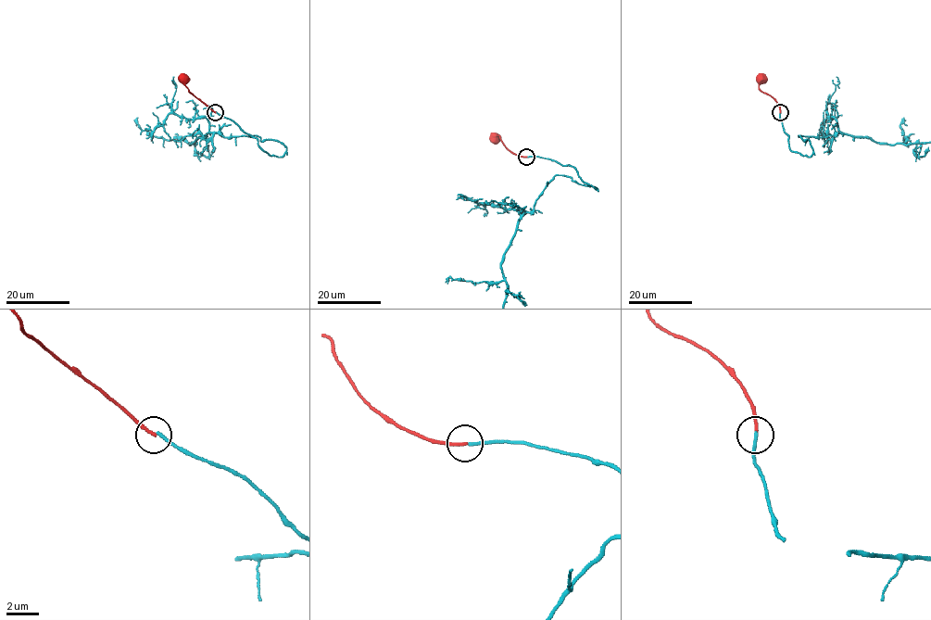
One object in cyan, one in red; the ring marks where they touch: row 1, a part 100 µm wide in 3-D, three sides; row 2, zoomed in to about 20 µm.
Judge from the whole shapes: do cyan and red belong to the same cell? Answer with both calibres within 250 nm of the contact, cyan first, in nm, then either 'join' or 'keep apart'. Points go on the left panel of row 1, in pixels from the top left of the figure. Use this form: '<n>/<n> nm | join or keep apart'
180/190 nm | keep apart

